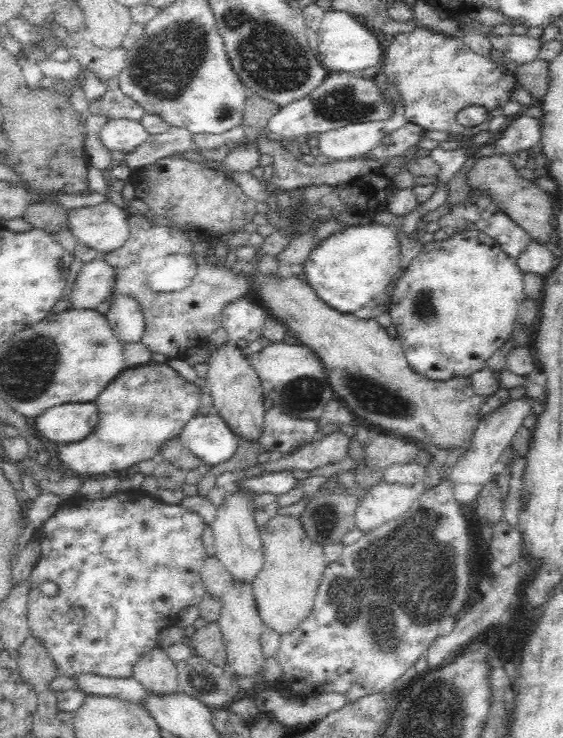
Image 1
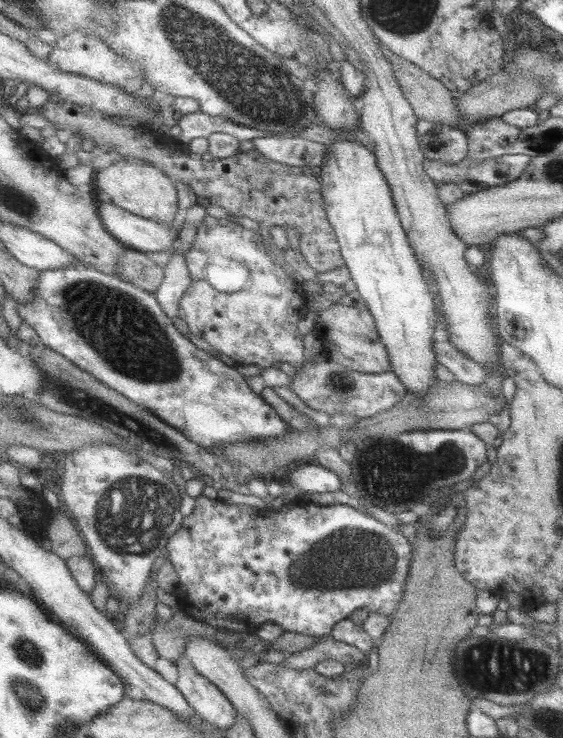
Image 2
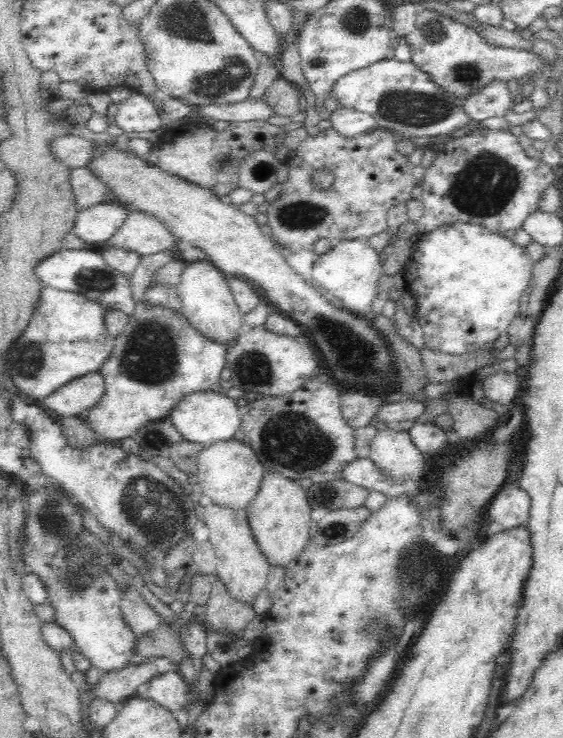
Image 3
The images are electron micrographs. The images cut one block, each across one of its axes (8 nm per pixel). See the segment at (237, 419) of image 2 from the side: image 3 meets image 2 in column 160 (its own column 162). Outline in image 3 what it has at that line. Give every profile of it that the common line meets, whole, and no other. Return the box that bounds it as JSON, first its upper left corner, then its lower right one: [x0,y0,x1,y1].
[87,300,235,442]

